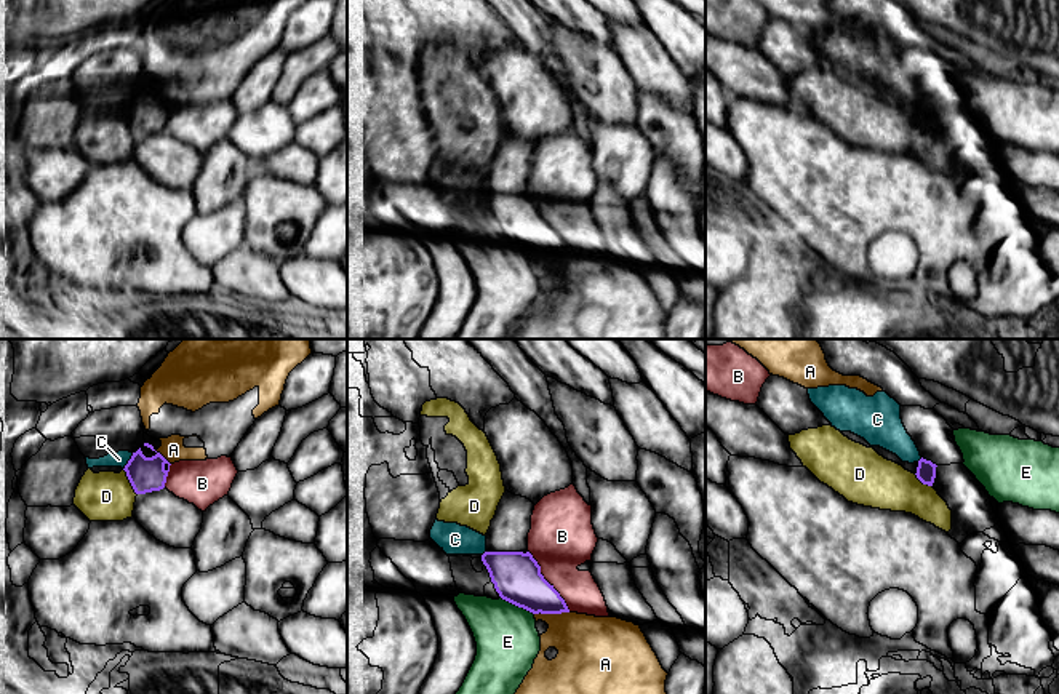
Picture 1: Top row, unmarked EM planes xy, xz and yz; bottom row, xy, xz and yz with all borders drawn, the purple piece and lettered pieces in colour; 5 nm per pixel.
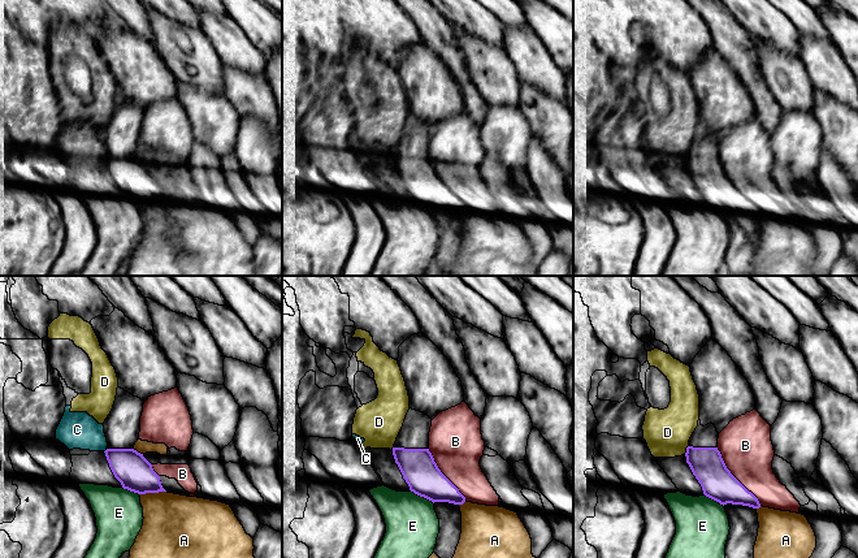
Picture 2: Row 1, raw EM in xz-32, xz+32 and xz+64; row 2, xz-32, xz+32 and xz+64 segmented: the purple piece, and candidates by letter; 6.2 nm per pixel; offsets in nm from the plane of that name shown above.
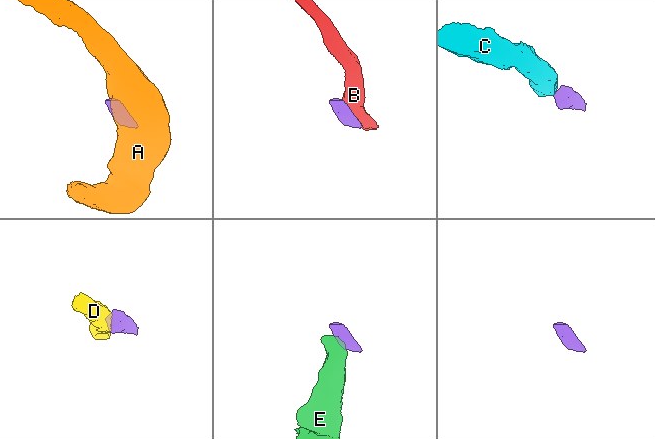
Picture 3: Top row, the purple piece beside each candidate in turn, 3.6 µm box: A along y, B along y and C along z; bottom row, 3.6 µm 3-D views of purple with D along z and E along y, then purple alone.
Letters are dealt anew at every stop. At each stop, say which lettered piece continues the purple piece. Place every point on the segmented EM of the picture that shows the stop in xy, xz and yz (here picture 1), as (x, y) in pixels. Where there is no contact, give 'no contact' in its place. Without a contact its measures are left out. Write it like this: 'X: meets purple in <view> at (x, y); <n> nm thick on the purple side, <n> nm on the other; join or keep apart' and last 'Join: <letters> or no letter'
A: meets purple in xz at (551, 613); 240 nm thick on the purple side, 300 nm on the other; keep apart
B: meets purple in xz at (546, 581); 240 nm thick on the purple side, 320 nm on the other; keep apart
C: meets purple in xy at (128, 461); 180 nm thick on the purple side, 80 nm on the other; keep apart
D: meets purple in xy at (130, 482); 180 nm thick on the purple side, 260 nm on the other; keep apart
E: meets purple in xz at (517, 605); 240 nm thick on the purple side, 320 nm on the other; keep apart
Join: no letter

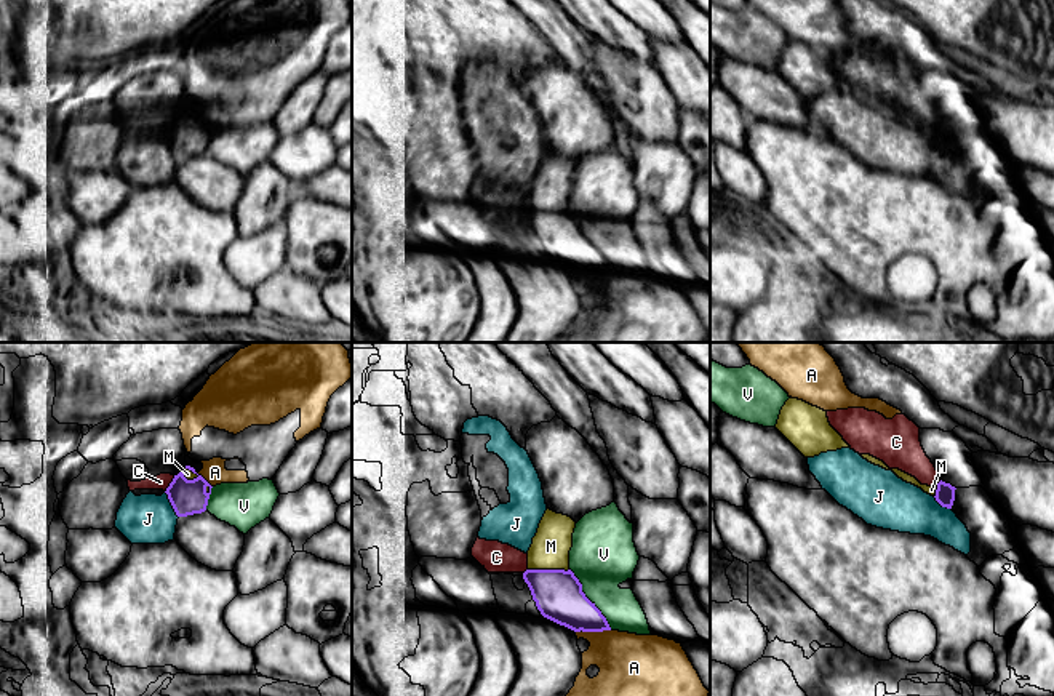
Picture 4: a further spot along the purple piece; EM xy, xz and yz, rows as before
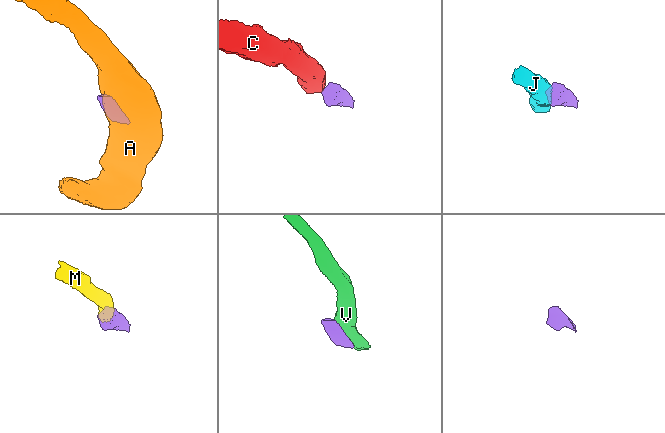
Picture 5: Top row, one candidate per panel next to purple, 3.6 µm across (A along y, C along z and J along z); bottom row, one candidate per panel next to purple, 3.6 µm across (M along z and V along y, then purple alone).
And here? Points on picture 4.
A: meets purple in xz at (592, 631); 240 nm thick on the purple side, 300 nm on the other; keep apart
C: meets purple in xy at (170, 484); 180 nm thick on the purple side, 80 nm on the other; keep apart
J: meets purple in xy at (171, 504); 180 nm thick on the purple side, 260 nm on the other; keep apart
M: meets purple in xz at (549, 570); 240 nm thick on the purple side, 190 nm on the other; join
V: meets purple in xz at (587, 599); 240 nm thick on the purple side, 320 nm on the other; keep apart
Join: M

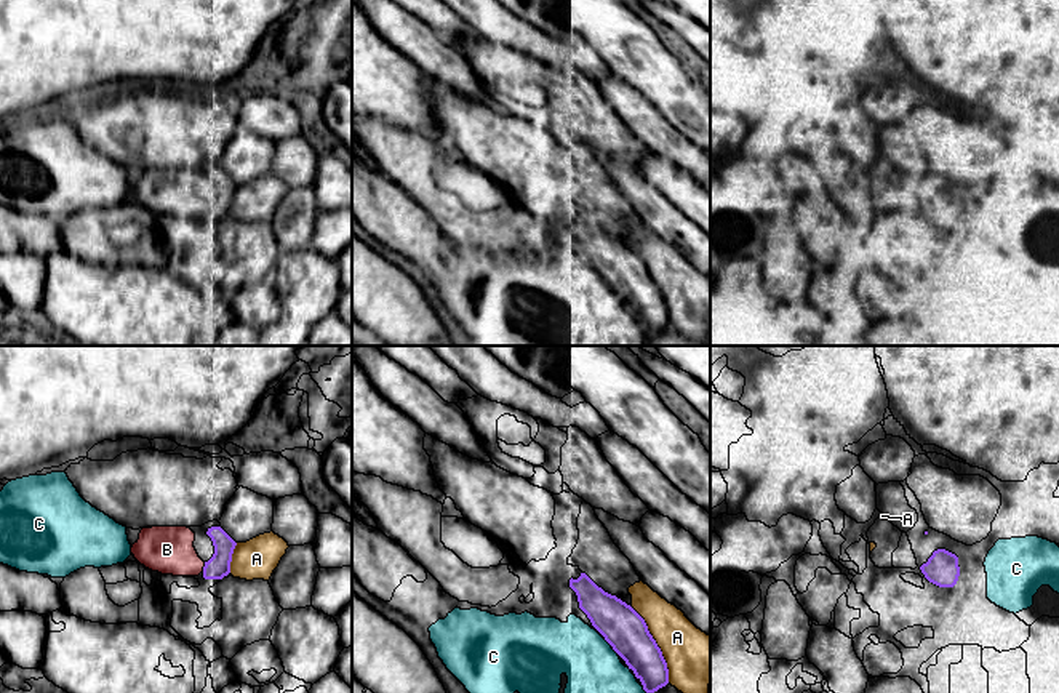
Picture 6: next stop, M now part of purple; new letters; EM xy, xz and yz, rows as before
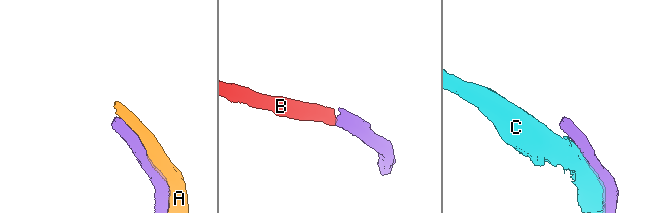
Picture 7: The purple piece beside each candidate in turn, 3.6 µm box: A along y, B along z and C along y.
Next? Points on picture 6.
A: meets purple in xz at (656, 645); 220 nm thick on the purple side, 280 nm on the other; keep apart
B: meets purple in xy at (203, 567); 120 nm thick on the purple side, 240 nm on the other; join
C: meets purple in xz at (608, 642); 220 nm thick on the purple side, 280 nm on the other; keep apart
Join: B

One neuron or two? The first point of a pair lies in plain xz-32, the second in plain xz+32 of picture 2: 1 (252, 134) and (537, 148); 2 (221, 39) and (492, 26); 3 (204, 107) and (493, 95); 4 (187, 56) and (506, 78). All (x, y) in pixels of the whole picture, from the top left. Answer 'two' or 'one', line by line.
1: one
2: two
3: two
4: one

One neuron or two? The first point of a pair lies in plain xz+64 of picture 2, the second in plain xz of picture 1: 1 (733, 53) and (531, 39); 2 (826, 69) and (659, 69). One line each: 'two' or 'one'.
1: one
2: one

